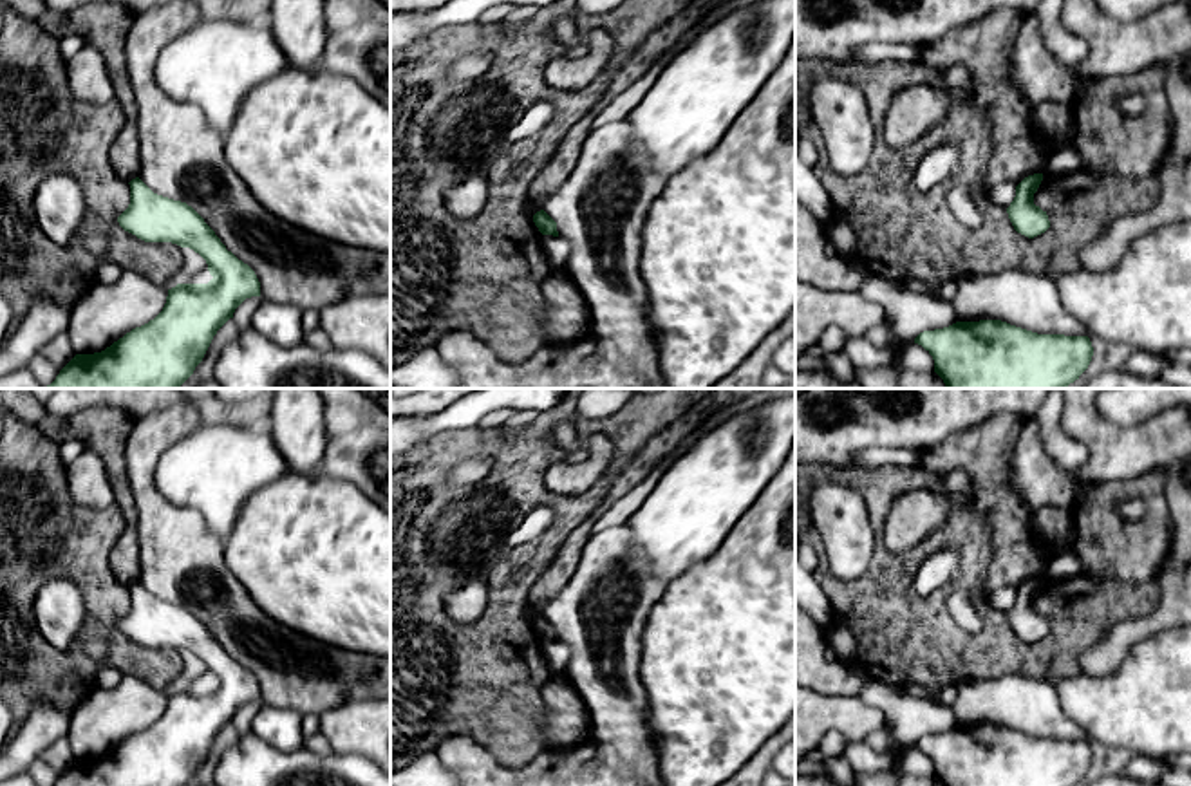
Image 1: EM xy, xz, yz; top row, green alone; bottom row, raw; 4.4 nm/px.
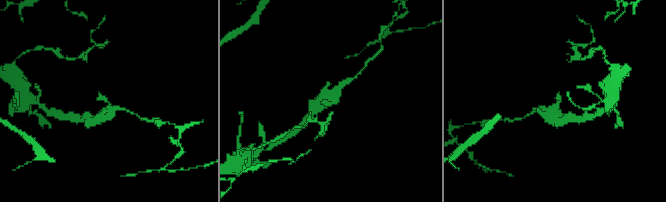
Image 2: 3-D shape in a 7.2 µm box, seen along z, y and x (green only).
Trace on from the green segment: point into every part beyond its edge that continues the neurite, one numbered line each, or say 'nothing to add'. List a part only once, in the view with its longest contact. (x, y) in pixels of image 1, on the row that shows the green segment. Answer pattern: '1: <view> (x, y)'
nothing to add

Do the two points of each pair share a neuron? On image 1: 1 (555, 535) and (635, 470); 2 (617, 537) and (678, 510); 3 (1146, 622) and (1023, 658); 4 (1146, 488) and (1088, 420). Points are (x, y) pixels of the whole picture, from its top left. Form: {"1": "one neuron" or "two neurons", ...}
{"1": "two neurons", "2": "two neurons", "3": "two neurons", "4": "two neurons"}

